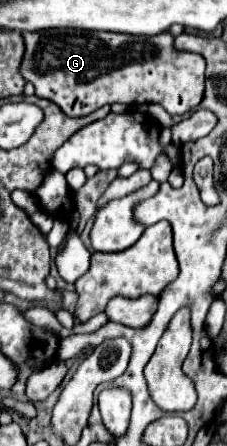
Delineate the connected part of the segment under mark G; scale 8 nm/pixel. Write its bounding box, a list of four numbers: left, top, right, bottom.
[21,29,205,117]

